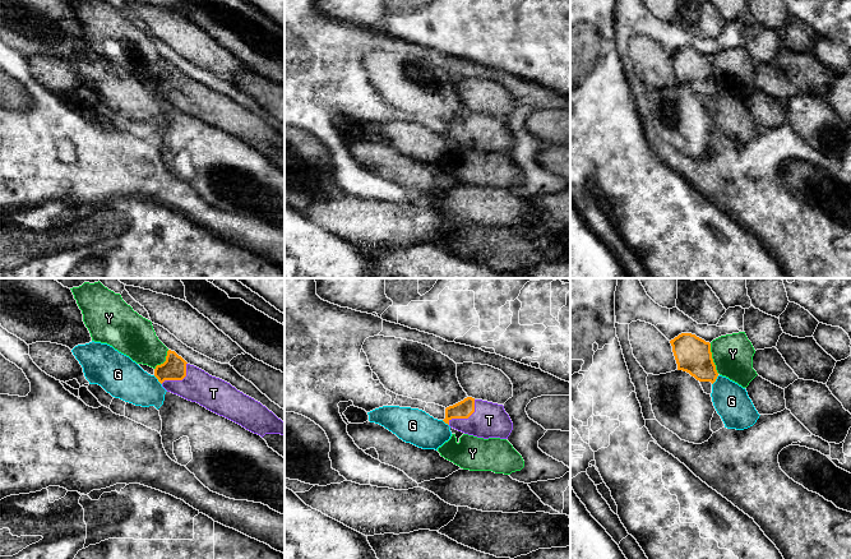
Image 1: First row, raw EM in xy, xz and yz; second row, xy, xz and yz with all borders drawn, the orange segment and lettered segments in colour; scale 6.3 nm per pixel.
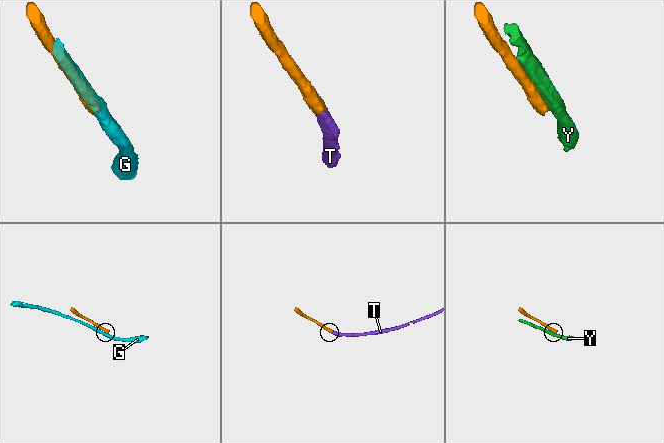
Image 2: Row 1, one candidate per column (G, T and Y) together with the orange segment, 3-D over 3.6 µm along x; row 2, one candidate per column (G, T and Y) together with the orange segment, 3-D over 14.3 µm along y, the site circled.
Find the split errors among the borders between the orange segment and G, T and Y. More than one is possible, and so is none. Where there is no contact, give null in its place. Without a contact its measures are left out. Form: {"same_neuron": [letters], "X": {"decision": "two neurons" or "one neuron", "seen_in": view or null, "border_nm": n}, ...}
{"same_neuron": ["T"], "G": {"decision": "two neurons", "seen_in": "xy", "border_nm": 80}, "T": {"decision": "one neuron", "seen_in": "xz", "border_nm": 240}, "Y": {"decision": "two neurons", "seen_in": "yz", "border_nm": 200}}

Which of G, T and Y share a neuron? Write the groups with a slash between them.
G / T / Y

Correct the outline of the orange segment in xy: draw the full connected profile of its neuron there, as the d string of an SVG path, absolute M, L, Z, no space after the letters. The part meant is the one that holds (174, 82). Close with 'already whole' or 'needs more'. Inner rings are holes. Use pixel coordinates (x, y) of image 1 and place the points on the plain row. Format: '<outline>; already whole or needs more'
M167 65L166 75L156 80L154 91L167 106L196 116L262 152L265 148L285 149L285 135L265 120L230 97L188 78L175 65Z; needs more

